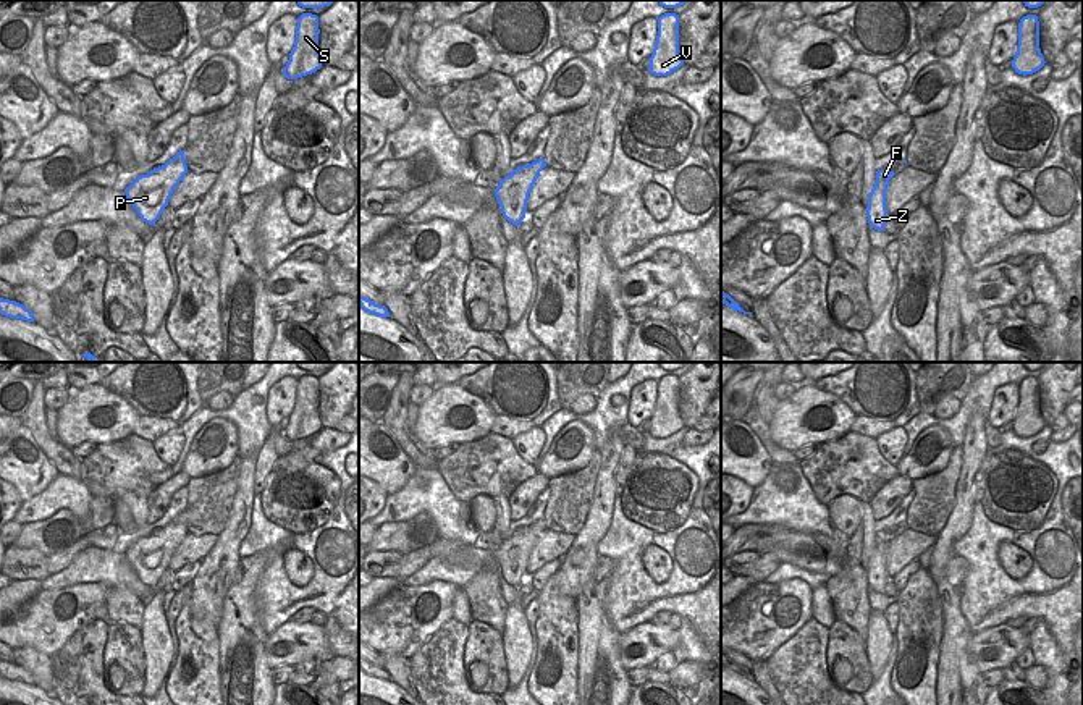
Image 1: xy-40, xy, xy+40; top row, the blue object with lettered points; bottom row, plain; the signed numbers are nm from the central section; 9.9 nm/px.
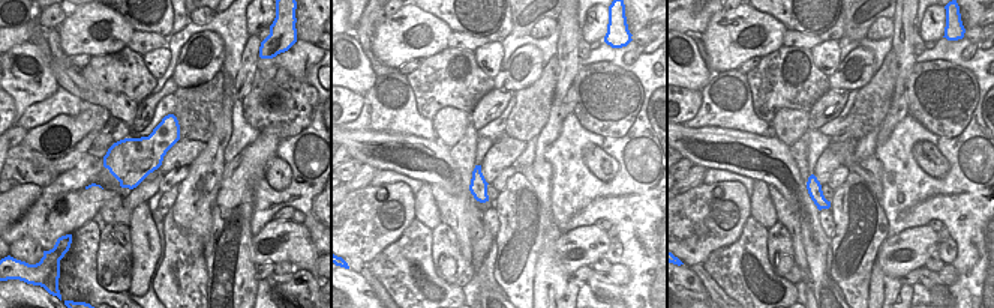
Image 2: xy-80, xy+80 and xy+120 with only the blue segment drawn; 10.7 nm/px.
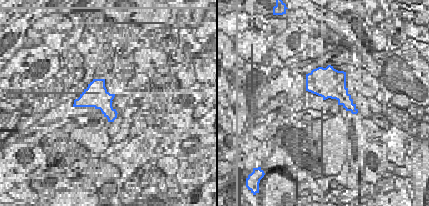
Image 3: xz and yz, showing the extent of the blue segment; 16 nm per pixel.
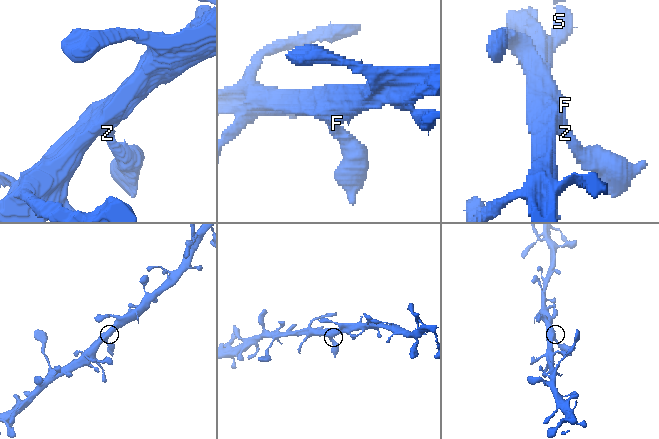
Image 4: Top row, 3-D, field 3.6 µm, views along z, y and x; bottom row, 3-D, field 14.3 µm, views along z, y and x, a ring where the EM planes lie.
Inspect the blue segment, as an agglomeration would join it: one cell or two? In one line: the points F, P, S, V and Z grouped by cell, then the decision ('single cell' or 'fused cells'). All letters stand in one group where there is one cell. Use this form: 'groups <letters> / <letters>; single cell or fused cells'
groups F P S V Z; single cell

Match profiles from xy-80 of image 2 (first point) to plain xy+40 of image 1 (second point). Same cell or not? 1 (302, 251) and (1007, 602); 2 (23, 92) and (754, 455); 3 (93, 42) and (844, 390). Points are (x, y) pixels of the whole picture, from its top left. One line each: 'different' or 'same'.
1: different
2: same
3: different

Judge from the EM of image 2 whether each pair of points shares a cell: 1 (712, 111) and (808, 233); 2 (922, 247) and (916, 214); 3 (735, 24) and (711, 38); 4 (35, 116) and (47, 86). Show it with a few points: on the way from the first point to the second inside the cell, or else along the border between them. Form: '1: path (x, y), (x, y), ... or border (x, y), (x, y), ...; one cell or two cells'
1: border (688, 126), (729, 126), (759, 135); two cells
2: border (927, 224), (907, 227), (889, 238); two cells
3: path (729, 30), (721, 38), (717, 38); one cell
4: border (59, 87), (50, 96), (32, 102), (15, 125); two cells

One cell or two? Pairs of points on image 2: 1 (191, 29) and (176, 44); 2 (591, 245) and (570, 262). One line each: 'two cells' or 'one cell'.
1: one cell
2: one cell

